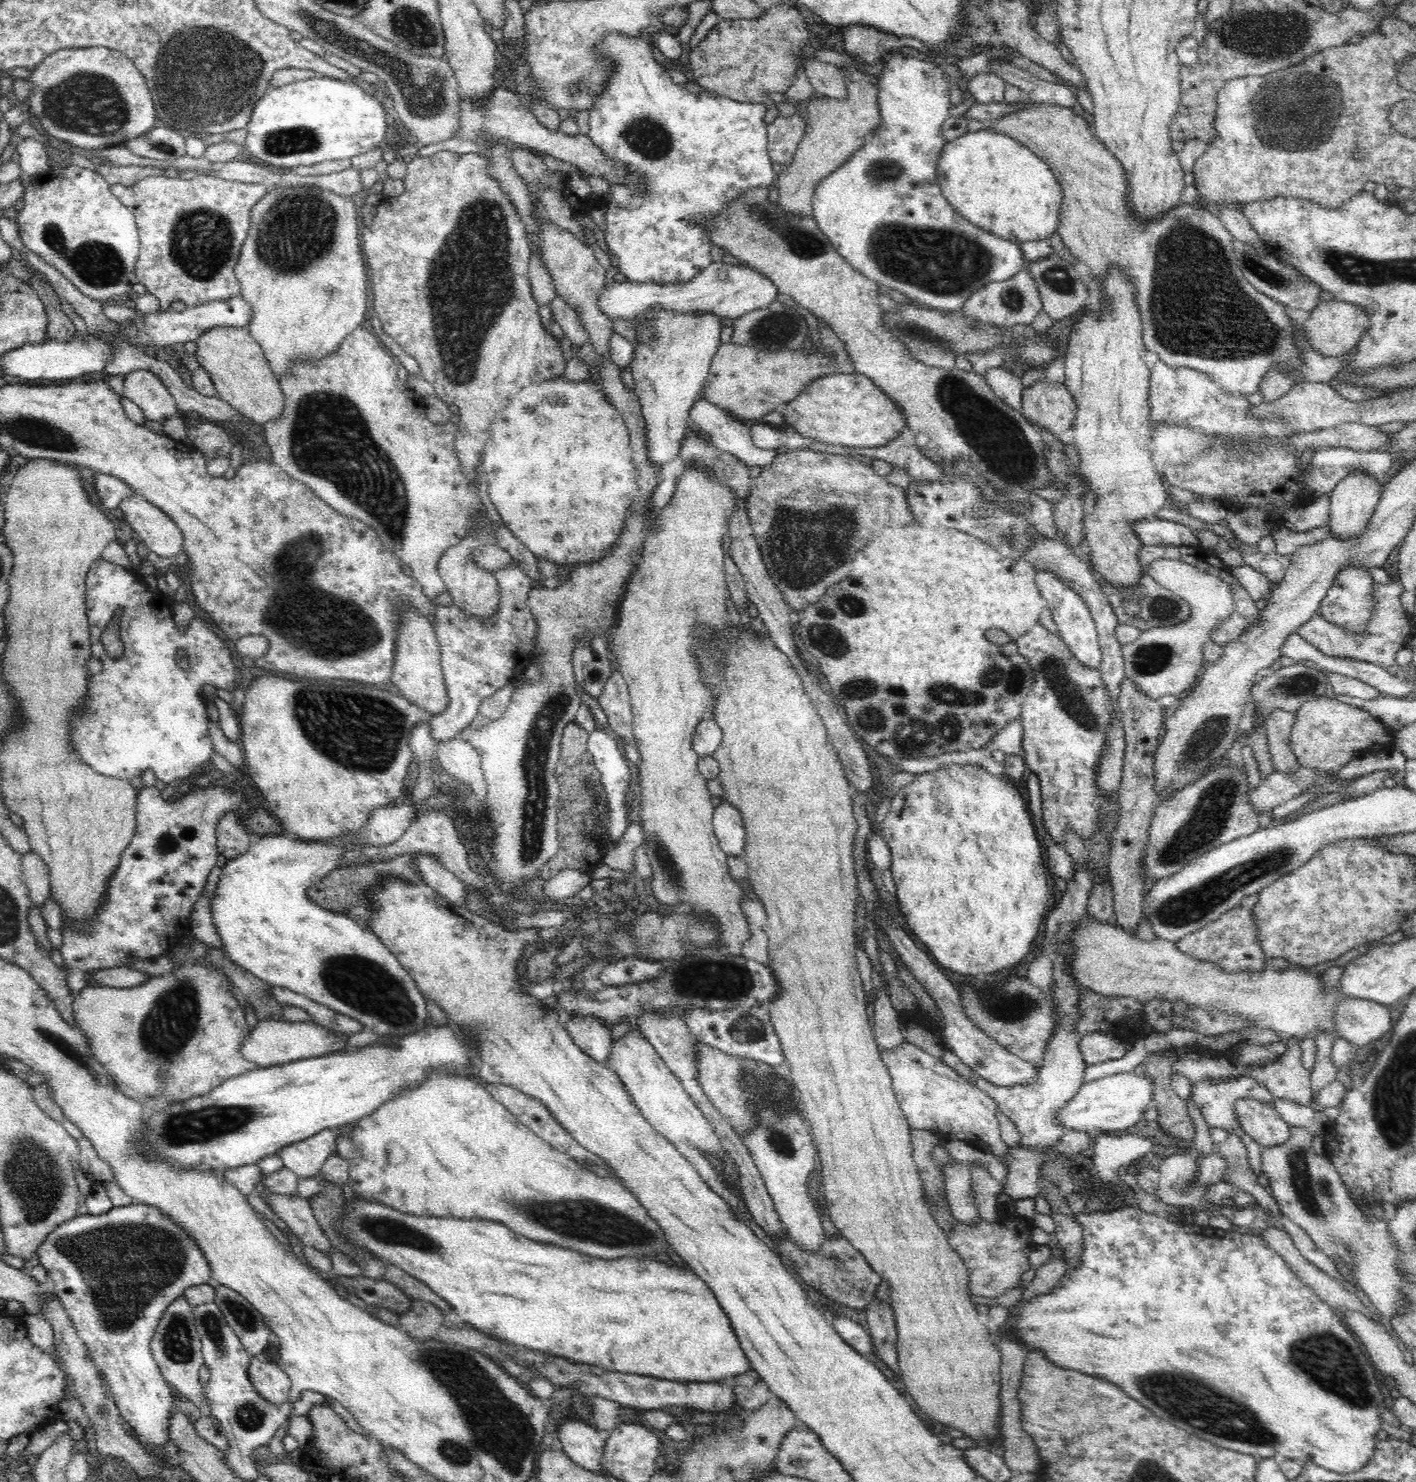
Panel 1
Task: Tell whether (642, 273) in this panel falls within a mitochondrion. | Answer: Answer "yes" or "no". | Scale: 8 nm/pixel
no

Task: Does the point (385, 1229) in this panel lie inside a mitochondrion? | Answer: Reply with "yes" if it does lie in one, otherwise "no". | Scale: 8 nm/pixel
yes

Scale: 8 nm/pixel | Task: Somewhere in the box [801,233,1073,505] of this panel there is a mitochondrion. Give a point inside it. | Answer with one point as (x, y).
(991, 431)

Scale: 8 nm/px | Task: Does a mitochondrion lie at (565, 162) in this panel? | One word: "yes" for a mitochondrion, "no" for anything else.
no

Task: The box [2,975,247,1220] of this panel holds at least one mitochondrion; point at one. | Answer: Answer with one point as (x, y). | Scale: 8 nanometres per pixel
(171, 1022)

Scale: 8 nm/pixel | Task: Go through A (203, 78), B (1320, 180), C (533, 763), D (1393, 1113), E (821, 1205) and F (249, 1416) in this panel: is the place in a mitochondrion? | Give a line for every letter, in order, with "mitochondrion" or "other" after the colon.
A: mitochondrion
B: other
C: mitochondrion
D: mitochondrion
E: other
F: mitochondrion

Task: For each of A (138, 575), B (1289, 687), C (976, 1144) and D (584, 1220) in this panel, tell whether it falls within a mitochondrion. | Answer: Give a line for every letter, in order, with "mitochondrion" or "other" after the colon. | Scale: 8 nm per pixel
A: other
B: mitochondrion
C: other
D: mitochondrion

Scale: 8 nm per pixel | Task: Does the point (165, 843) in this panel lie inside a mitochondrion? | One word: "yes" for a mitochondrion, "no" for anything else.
yes

